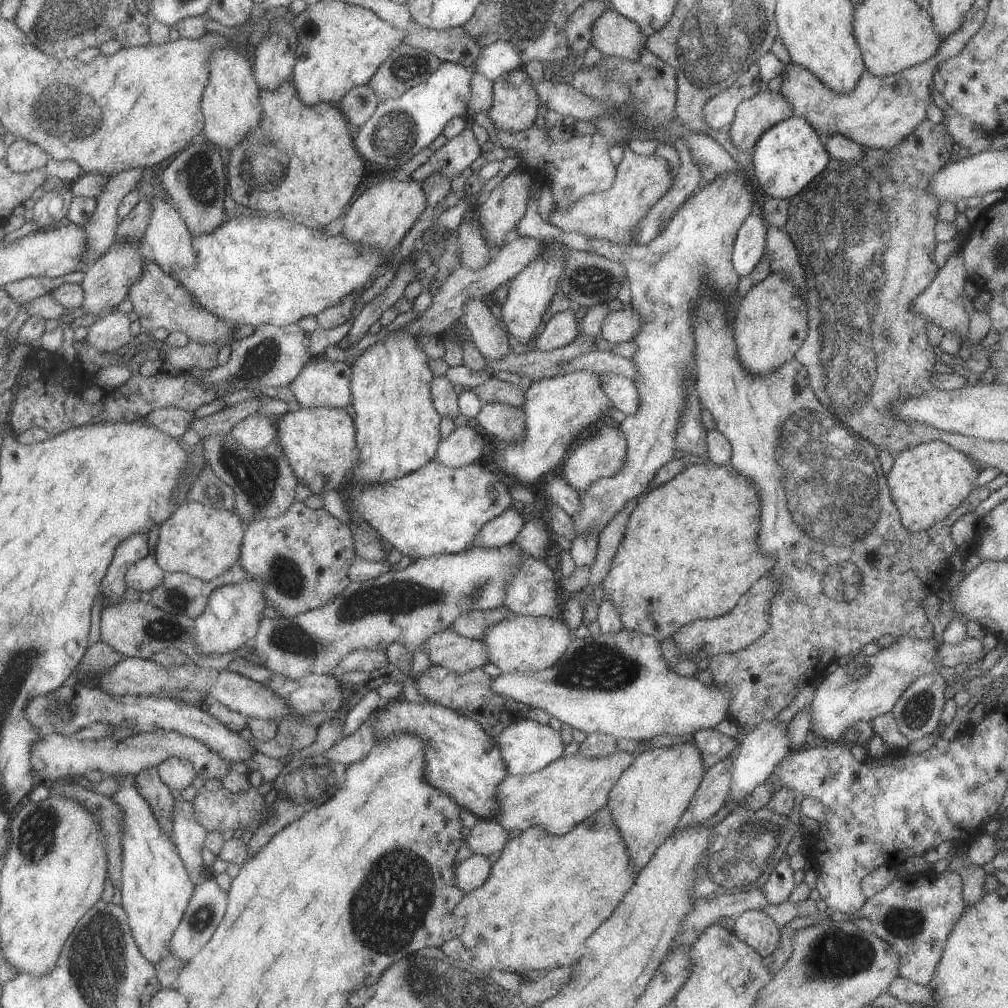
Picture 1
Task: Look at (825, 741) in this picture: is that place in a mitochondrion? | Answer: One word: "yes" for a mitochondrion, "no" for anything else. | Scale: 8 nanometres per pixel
no

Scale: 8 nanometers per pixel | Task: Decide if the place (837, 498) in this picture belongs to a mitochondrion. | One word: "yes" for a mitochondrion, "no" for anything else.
yes

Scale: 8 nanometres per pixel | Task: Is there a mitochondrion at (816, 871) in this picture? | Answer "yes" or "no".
no

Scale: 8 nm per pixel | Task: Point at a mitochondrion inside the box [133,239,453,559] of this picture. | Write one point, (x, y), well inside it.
(260, 476)

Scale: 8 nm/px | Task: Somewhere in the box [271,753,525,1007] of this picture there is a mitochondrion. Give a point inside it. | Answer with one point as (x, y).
(392, 905)

